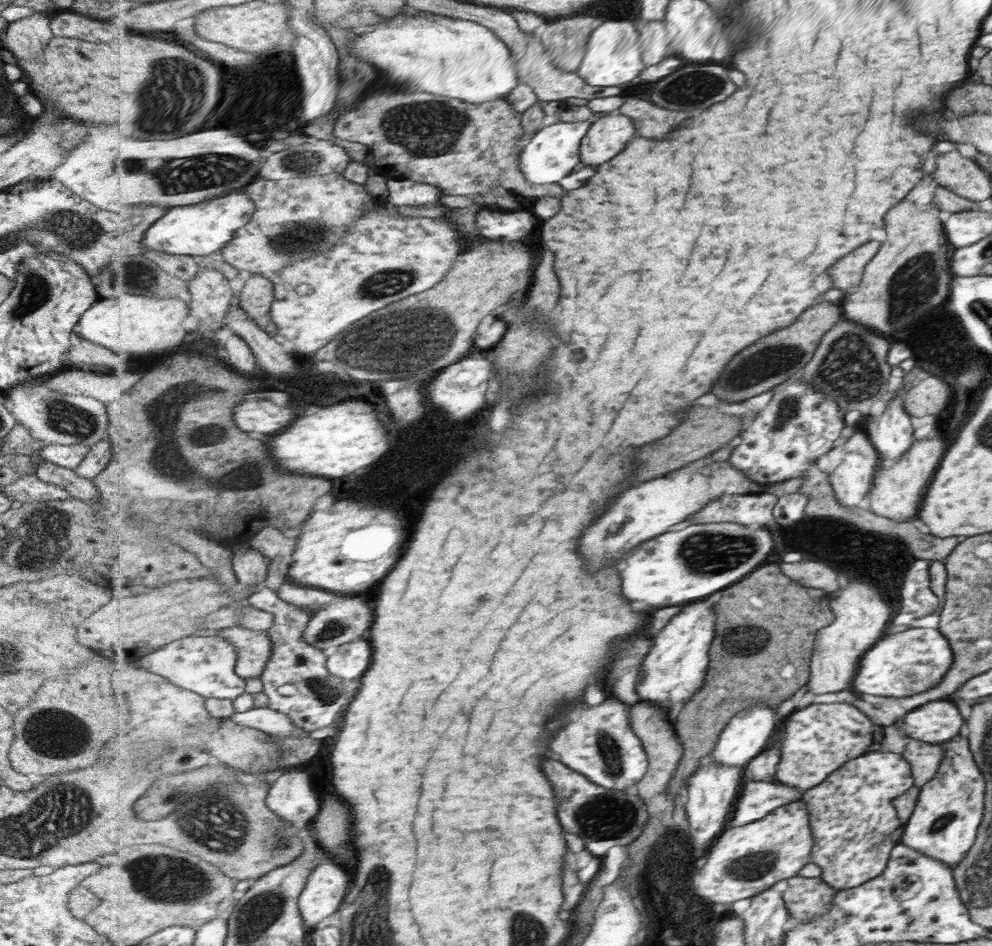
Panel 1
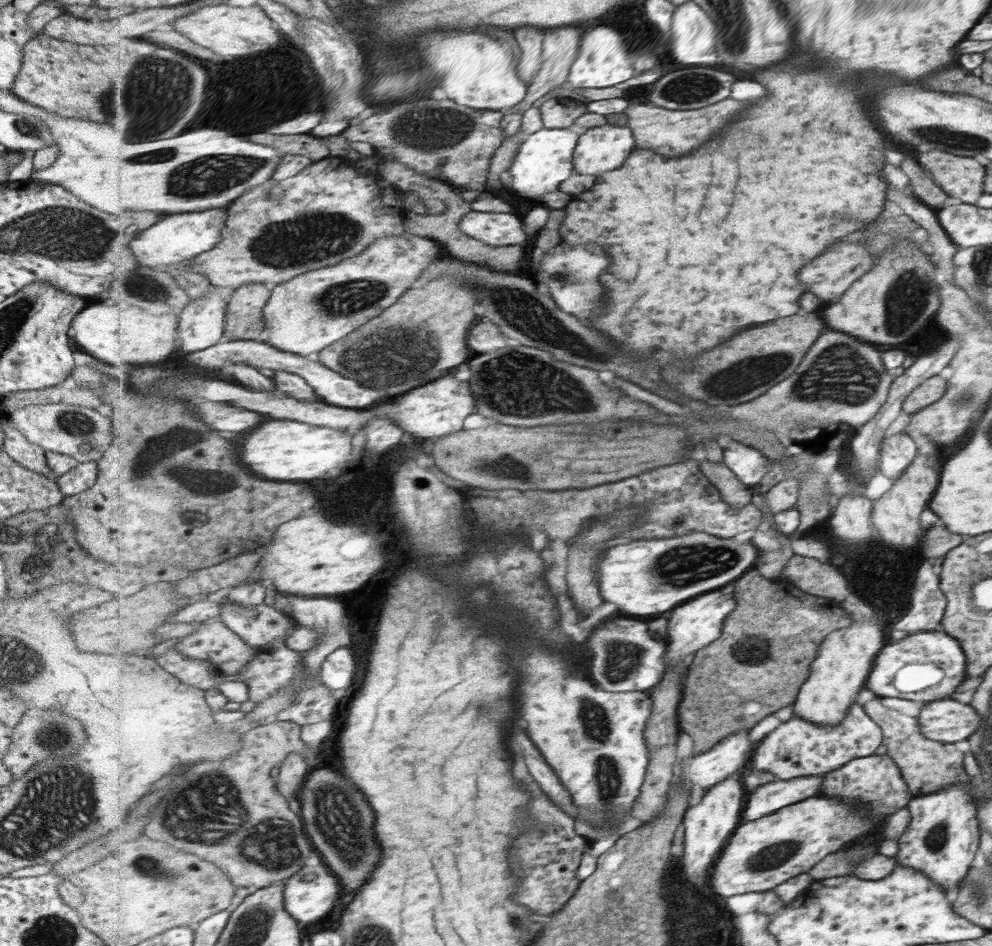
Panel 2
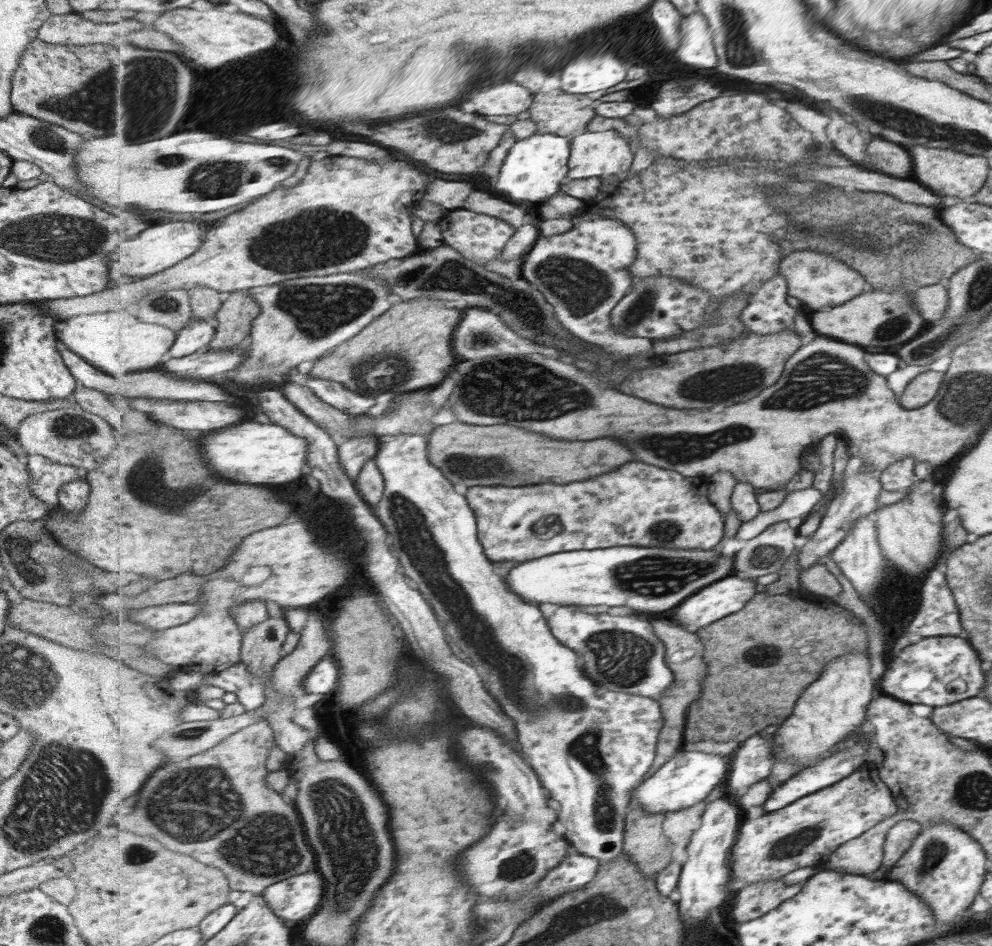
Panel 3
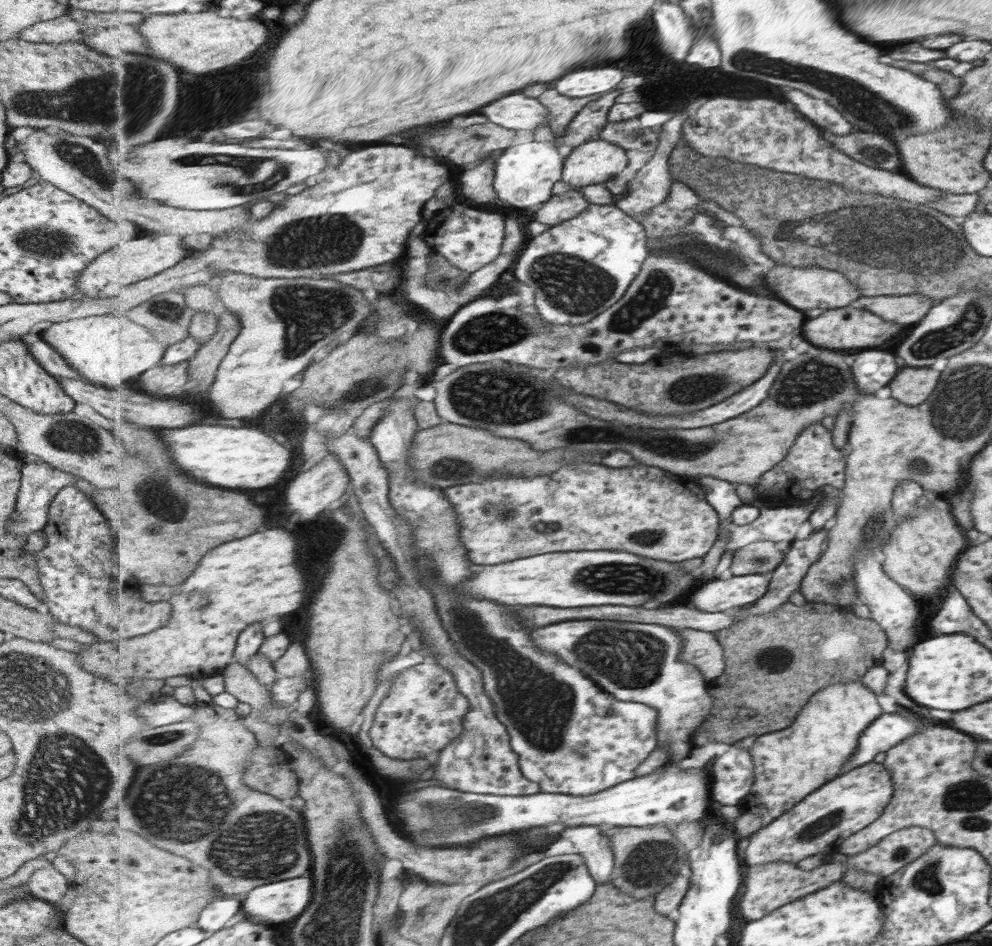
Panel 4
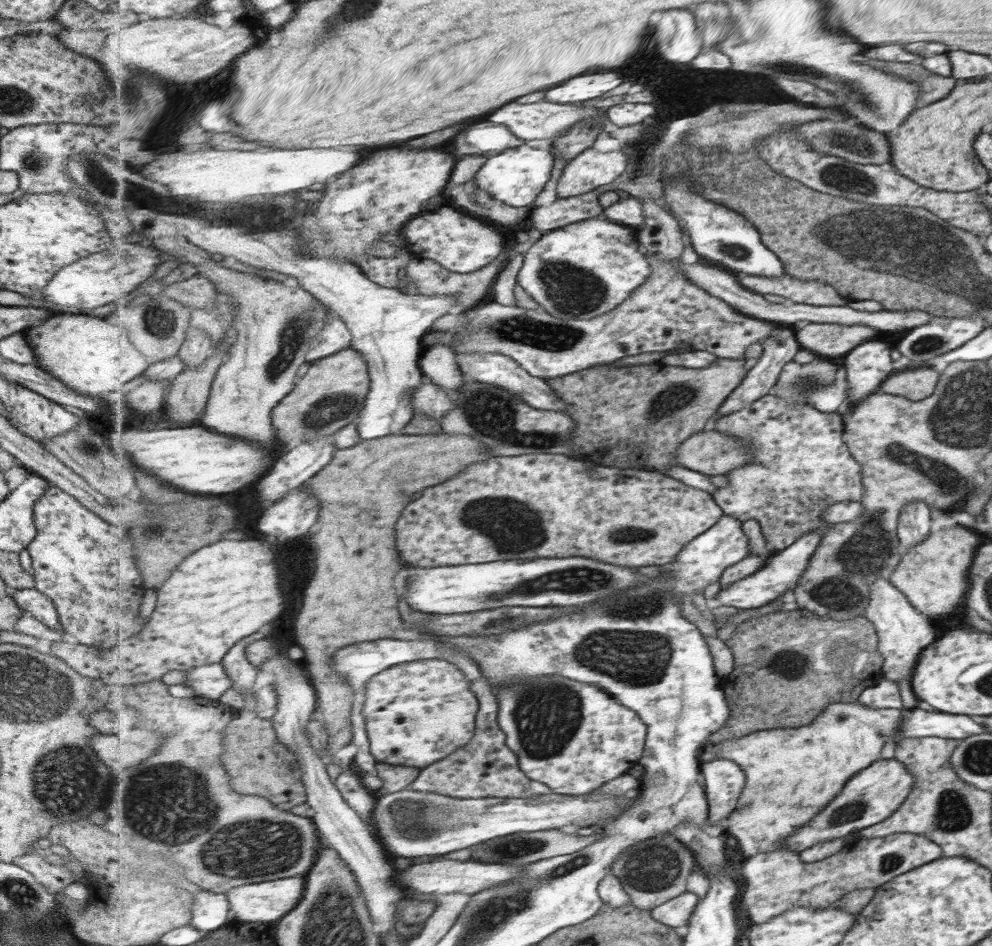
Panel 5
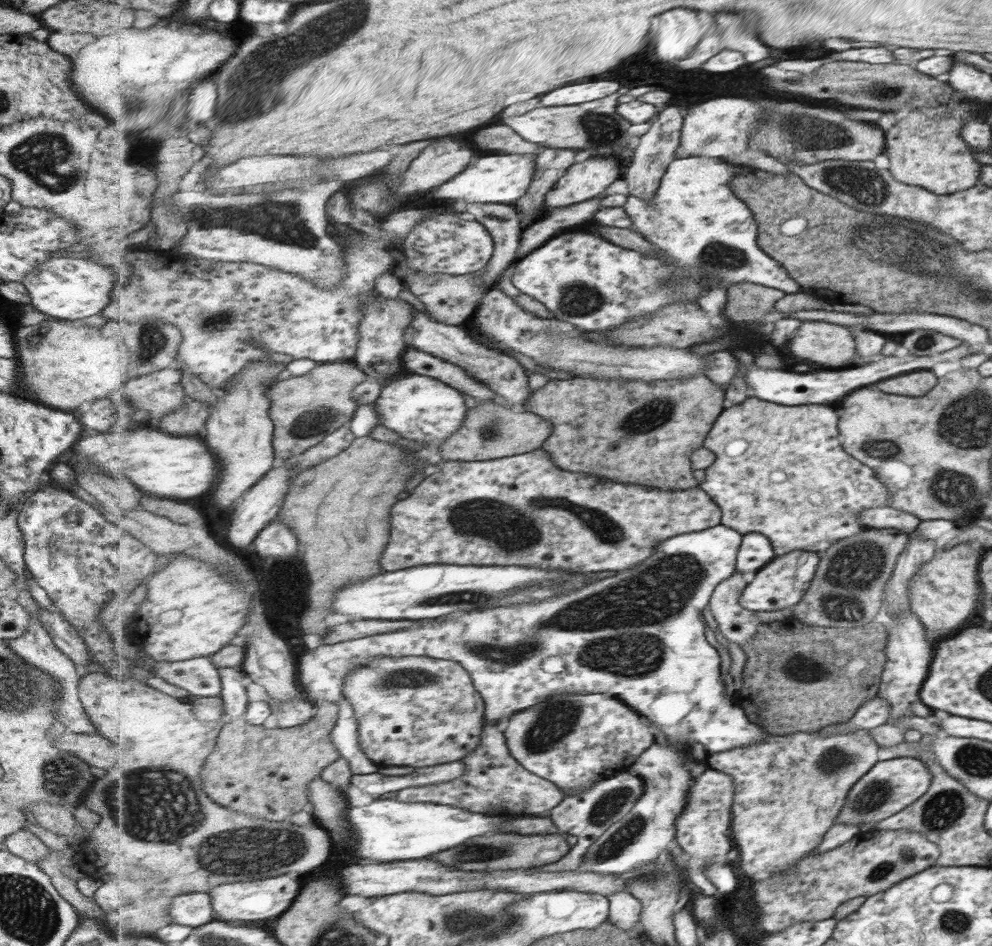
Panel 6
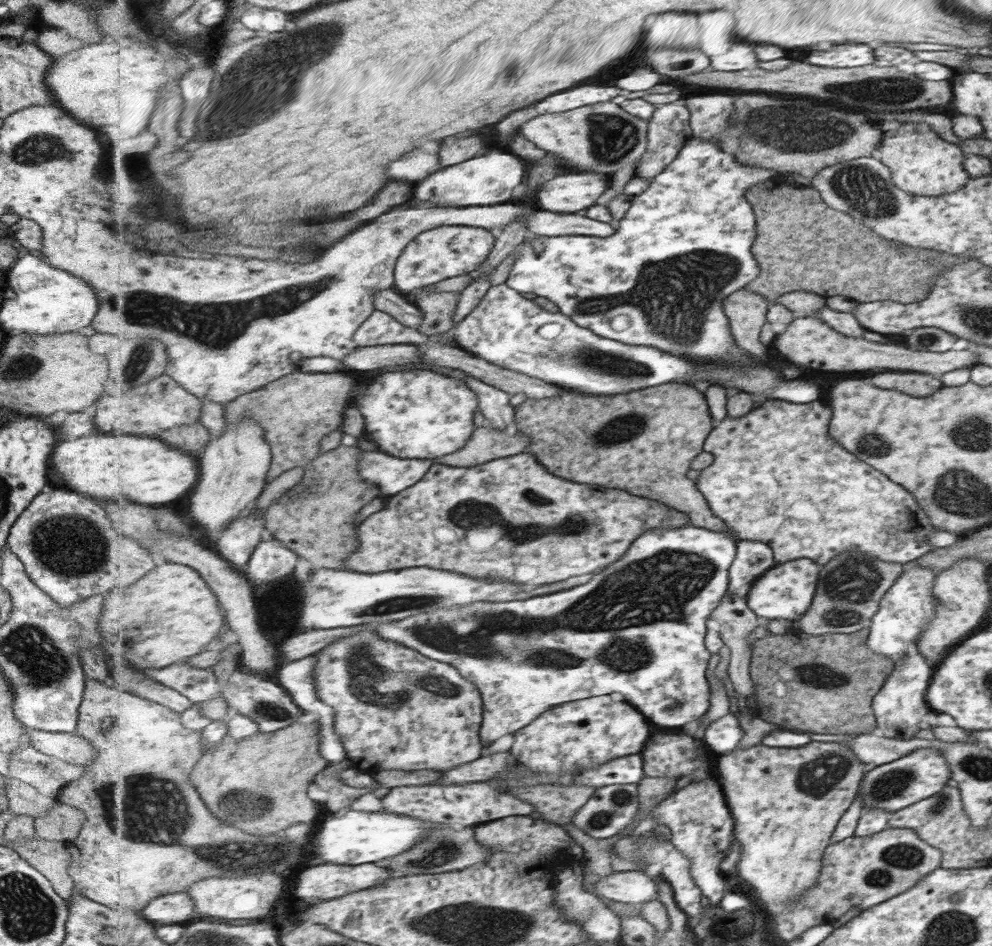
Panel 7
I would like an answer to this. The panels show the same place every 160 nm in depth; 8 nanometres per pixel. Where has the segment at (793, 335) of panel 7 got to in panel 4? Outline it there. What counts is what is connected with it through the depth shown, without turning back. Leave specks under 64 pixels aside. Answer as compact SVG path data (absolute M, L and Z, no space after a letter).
M849 304L845 308L823 311L817 315L817 318L807 319L807 322L801 328L801 332L803 332L805 340L811 342L813 346L847 350L847 348L879 346L879 344L891 340L899 332L899 326L897 326L897 323L891 324L891 322L883 320L880 316L875 316L872 312L855 308Z

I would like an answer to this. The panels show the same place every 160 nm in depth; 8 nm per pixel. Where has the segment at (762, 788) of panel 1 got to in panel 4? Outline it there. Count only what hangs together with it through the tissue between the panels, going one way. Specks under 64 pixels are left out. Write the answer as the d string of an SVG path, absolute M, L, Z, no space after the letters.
M883 714L870 724L862 736L859 738L858 751L855 752L854 758L846 764L845 770L851 770L858 766L872 762L874 756L879 753L885 753L889 748L892 748L900 740L906 736L911 736L919 724L923 726L931 726L925 720L917 720L915 724L909 720L909 716Z

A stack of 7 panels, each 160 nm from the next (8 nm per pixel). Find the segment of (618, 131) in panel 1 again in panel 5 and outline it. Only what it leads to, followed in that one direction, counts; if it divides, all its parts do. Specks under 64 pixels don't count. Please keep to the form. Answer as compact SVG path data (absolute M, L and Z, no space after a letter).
M588 148L567 162L557 186L561 198L585 195L615 182L629 166L629 156L622 151L597 152Z

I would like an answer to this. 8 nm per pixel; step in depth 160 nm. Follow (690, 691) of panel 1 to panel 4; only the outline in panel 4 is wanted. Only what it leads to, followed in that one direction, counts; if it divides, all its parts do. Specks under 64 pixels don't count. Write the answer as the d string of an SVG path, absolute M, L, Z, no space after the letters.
M762 573L737 575L705 582L695 588L691 602L703 612L728 612L747 607L768 593L770 581Z

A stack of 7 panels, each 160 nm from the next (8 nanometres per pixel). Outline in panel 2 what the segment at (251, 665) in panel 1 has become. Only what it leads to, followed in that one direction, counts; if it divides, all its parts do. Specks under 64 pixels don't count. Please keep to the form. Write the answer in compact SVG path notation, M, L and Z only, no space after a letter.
M220 621L204 622L174 648L184 657L214 662L223 675L239 675L259 655L254 646Z

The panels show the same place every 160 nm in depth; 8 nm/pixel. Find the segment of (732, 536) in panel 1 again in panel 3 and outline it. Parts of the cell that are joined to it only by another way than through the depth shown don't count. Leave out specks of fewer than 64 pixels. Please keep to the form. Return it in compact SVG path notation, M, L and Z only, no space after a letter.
M619 546L601 550L577 550L545 556L525 562L511 570L507 582L511 590L521 594L527 602L551 602L563 606L629 606L637 612L665 612L679 606L685 598L697 594L705 586L719 582L735 573L736 555L722 556L715 550L674 549L657 547Z

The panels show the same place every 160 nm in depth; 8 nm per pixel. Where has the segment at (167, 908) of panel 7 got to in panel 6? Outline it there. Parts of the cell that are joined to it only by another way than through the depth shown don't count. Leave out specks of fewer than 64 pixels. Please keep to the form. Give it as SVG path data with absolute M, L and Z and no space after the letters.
M195 892L195 894L185 894L175 898L171 914L175 918L174 923L183 926L203 926L209 924L209 920L215 920L215 909L213 898L209 898L209 893Z

